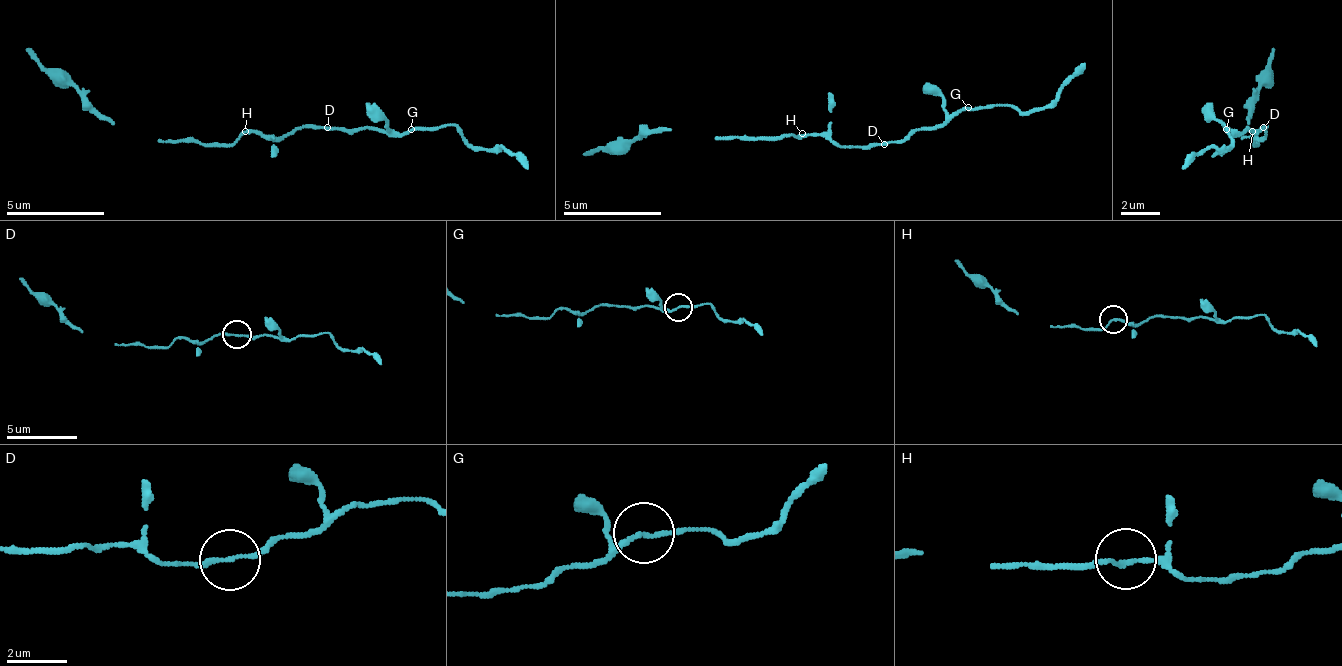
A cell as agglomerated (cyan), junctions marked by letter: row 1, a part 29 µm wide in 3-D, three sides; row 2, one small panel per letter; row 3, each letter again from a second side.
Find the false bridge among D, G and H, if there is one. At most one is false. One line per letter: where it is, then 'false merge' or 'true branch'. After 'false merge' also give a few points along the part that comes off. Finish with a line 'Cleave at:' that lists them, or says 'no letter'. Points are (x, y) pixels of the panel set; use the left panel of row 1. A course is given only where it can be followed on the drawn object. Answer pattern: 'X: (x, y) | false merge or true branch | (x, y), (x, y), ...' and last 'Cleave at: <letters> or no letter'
D: (327, 127) | true branch
G: (411, 129) | true branch
H: (245, 131) | true branch
Cleave at: no letter

